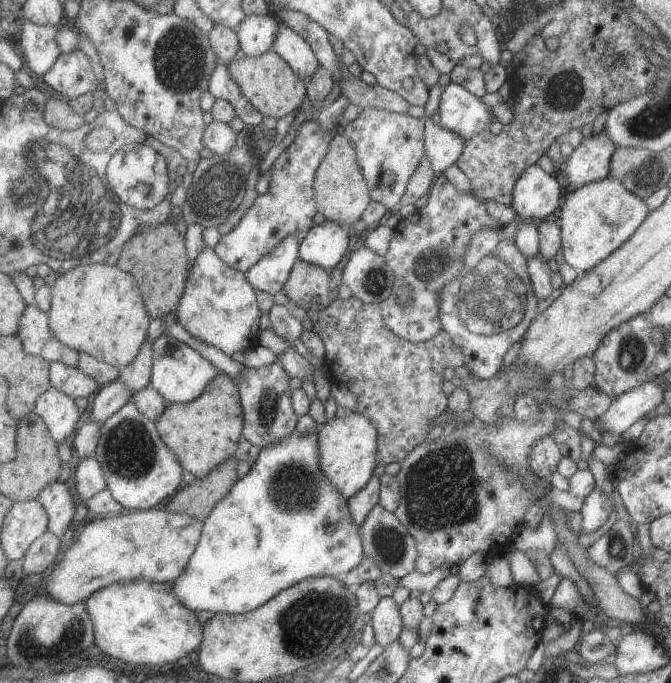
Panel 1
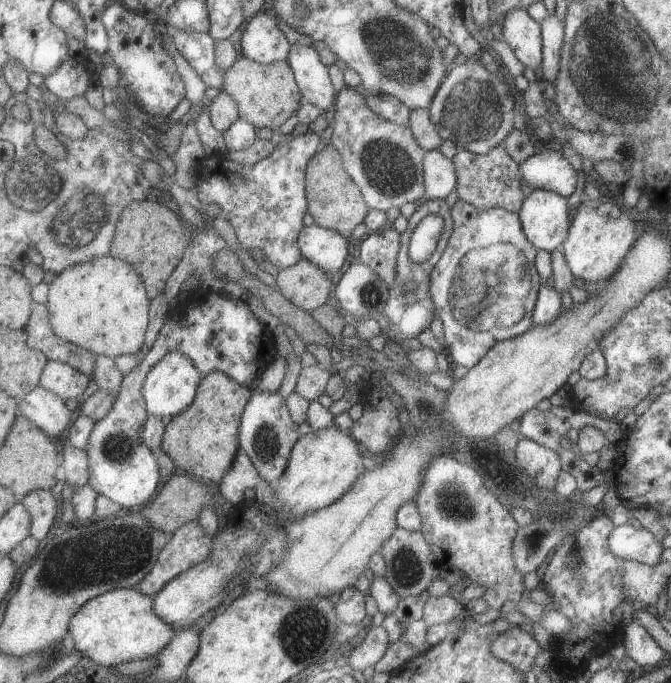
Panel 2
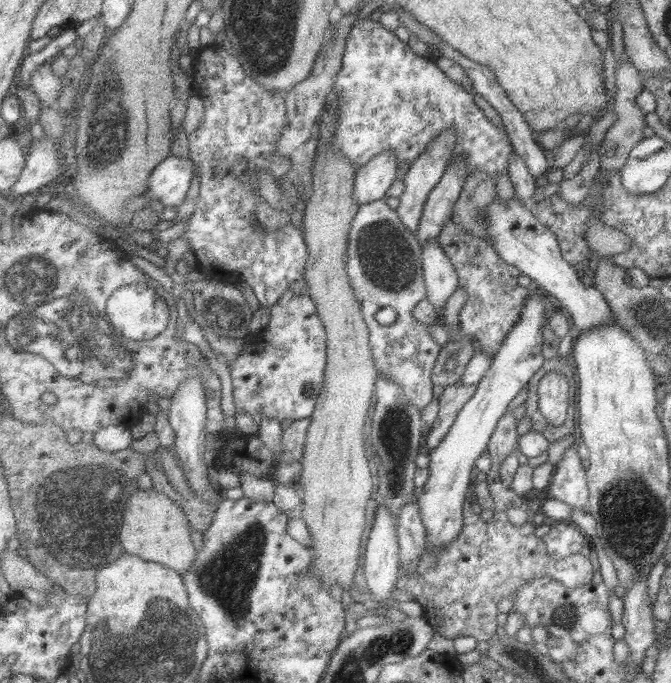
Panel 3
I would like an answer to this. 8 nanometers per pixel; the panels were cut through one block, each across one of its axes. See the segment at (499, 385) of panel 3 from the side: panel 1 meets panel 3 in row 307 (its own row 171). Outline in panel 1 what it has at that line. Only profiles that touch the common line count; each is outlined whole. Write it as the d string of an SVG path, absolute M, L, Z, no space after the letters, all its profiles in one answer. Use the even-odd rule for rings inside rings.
M537 164L529 165L513 186L511 206L518 218L538 223L559 206L565 190L558 175L550 175Z

